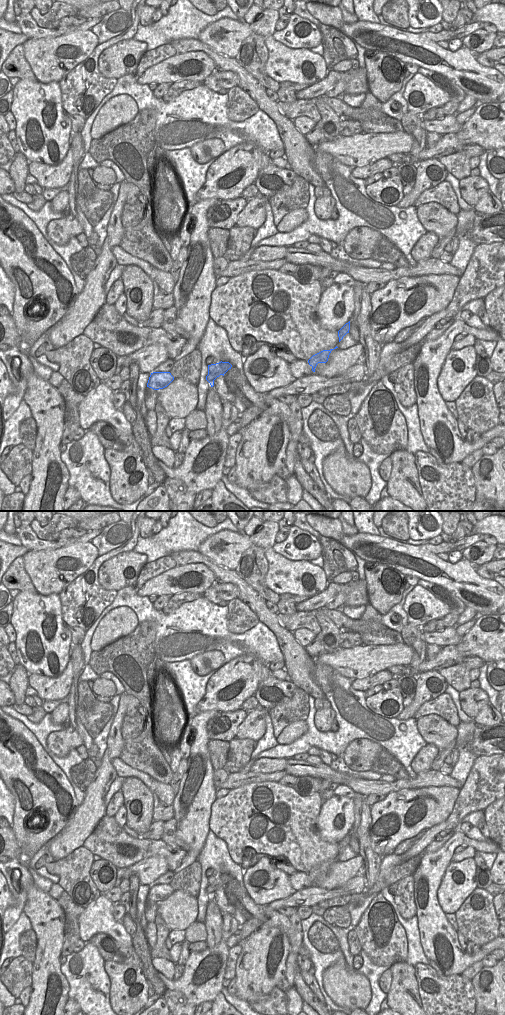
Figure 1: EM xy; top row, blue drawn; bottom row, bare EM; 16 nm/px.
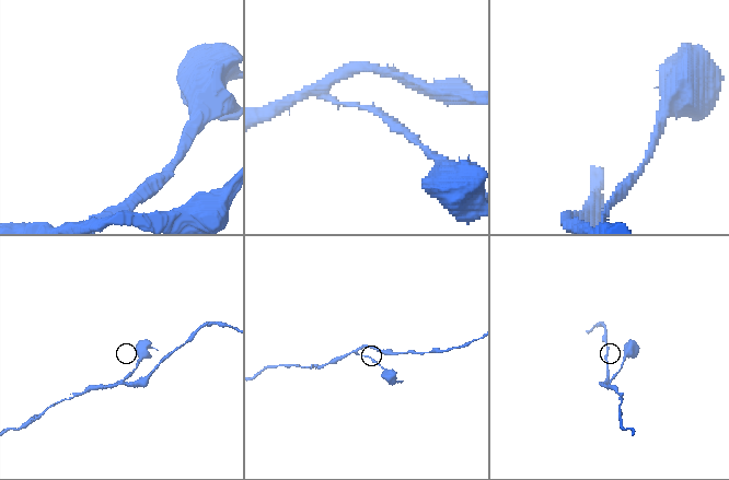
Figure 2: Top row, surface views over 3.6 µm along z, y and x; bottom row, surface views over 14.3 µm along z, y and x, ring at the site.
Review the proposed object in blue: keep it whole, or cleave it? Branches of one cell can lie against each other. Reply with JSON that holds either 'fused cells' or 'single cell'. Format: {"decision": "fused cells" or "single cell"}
{"decision": "single cell"}

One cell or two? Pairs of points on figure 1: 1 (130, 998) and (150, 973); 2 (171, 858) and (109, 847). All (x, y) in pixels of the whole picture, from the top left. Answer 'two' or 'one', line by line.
1: two
2: one

